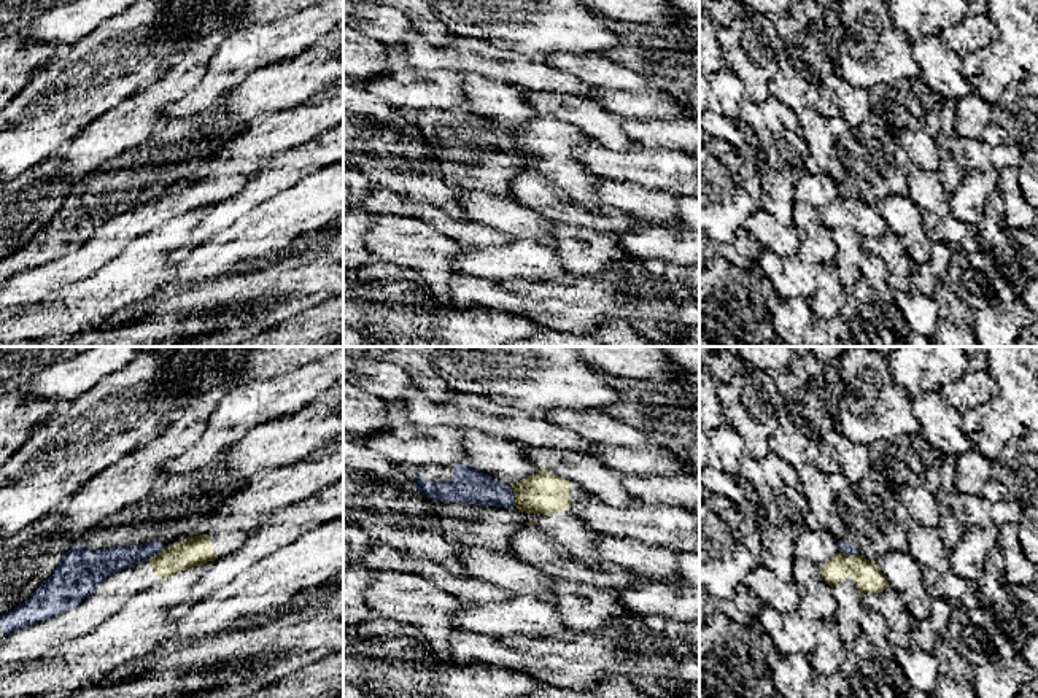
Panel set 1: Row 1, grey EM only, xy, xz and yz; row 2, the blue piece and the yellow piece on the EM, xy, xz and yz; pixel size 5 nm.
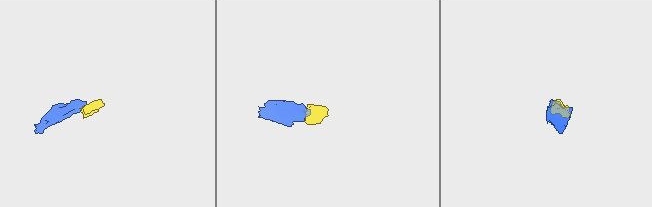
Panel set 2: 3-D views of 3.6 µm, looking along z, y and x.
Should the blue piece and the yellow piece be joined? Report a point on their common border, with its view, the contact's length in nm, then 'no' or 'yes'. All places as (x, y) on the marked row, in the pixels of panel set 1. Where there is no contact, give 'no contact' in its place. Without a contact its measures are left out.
xz (514, 495) | 110 nm | no

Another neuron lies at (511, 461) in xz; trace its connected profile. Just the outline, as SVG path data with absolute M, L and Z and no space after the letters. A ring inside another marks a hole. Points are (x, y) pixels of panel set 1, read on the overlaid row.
M464 429L461 440L471 466L490 477L513 485L536 472L536 463L525 455L525 445L496 439L475 429Z

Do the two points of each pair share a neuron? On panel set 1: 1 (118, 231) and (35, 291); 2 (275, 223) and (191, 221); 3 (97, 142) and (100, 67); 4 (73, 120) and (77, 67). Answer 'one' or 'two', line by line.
1: one
2: two
3: two
4: one

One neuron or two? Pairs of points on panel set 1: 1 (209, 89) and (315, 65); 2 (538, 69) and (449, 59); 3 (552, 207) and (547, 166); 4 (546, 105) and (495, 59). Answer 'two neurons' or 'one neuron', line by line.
1: two neurons
2: one neuron
3: two neurons
4: one neuron

